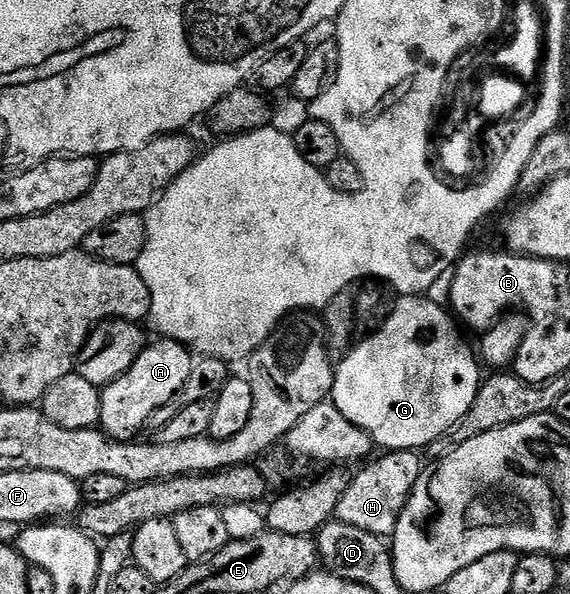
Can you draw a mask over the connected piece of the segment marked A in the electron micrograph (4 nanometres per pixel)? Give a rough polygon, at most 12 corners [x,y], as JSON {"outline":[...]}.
{"outline":[[150,343],[101,389],[100,431],[129,442],[180,397],[195,360]]}

